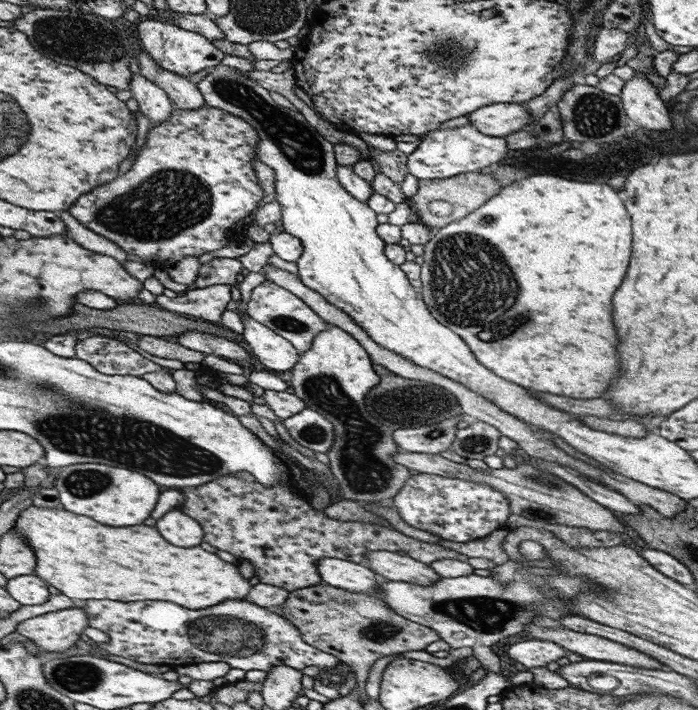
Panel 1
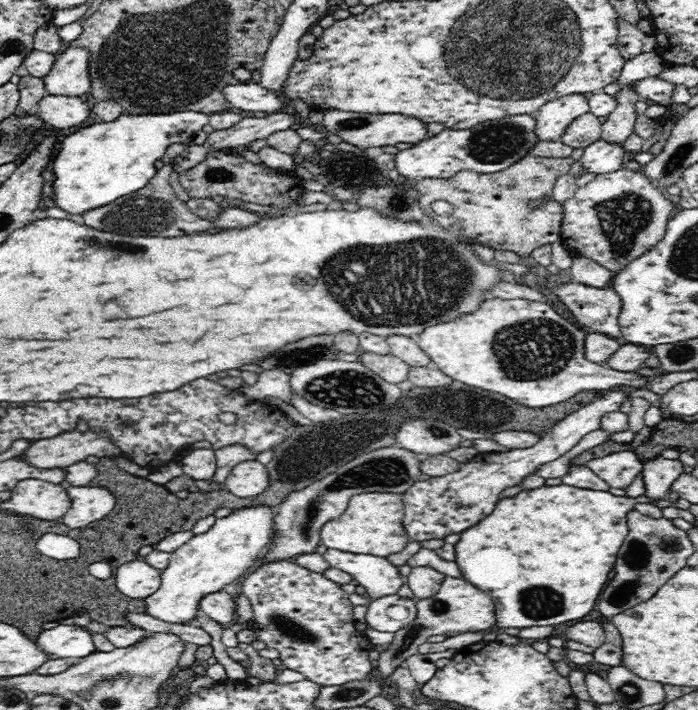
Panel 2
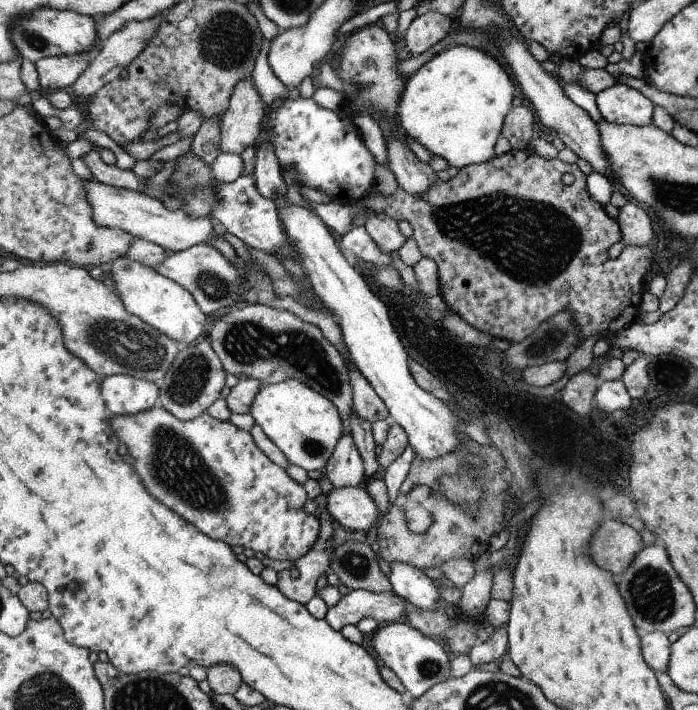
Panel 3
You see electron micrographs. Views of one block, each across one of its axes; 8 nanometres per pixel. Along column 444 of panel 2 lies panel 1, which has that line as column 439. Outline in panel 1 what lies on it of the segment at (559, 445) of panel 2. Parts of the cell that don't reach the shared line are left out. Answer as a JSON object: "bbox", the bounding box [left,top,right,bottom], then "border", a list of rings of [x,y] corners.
{"bbox":[390,473,511,542],"border":[[[428,473],[410,475],[390,505],[406,524],[452,542],[485,538],[503,528],[511,514],[509,498],[489,484]]]}

